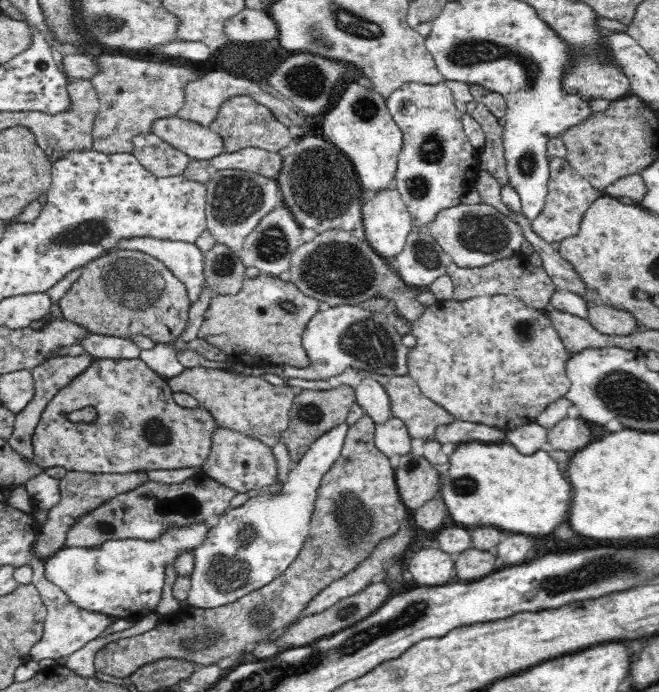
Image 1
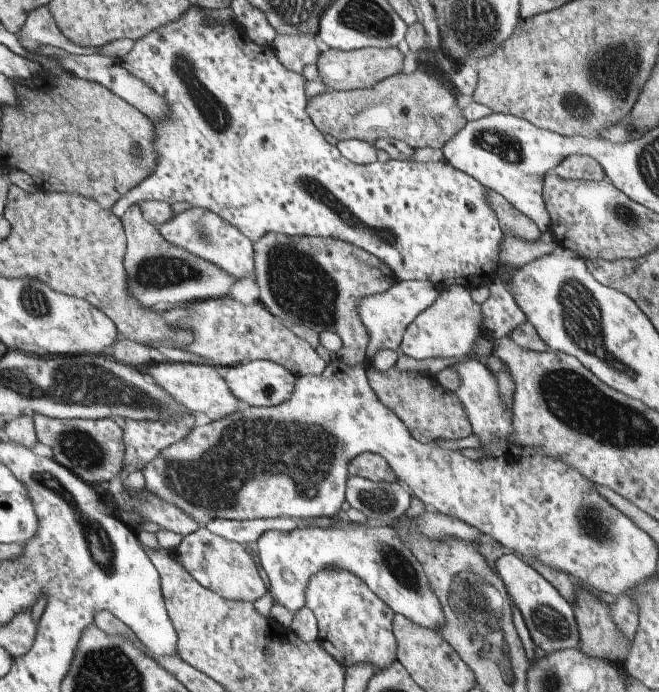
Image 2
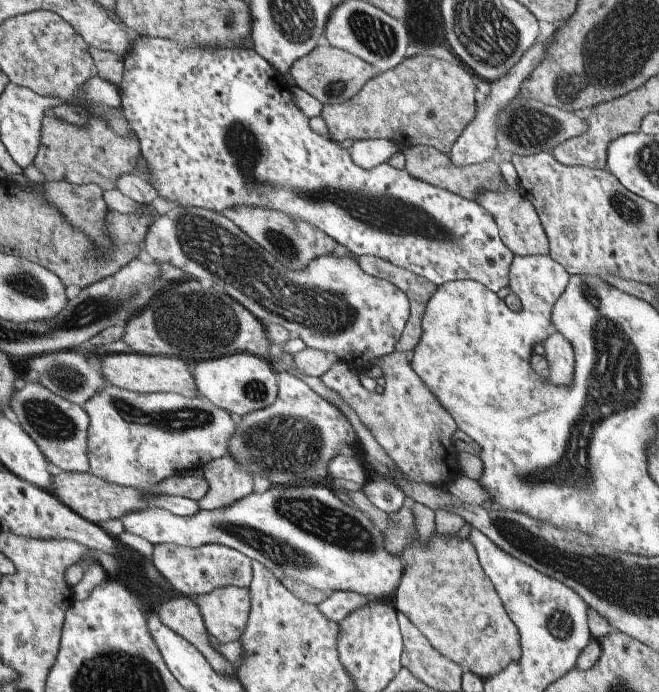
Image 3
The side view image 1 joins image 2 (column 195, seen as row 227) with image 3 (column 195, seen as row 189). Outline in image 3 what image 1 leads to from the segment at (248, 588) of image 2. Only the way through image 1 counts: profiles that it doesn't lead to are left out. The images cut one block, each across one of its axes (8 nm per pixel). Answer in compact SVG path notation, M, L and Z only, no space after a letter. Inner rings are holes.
M173 543L153 545L151 562L175 593L185 597L209 594L213 588L248 588L252 578L252 561L238 550L220 545L204 544L183 547Z

